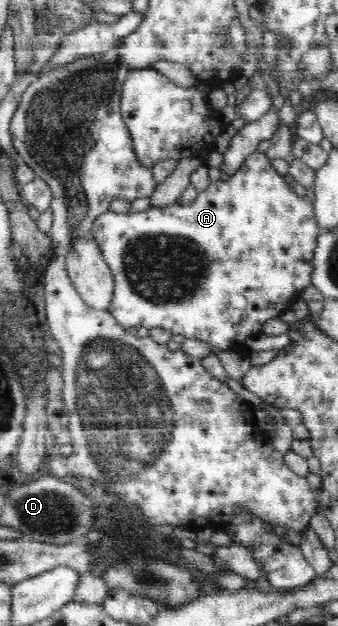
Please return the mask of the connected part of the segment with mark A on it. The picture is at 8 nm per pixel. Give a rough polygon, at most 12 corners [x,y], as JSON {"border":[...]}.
{"border":[[261,152],[97,216],[108,313],[213,354],[311,285],[320,227]]}

